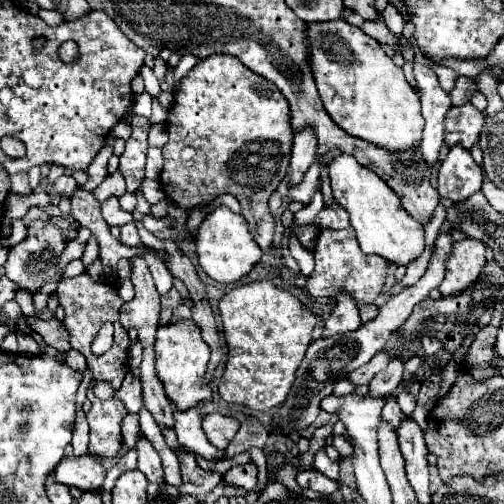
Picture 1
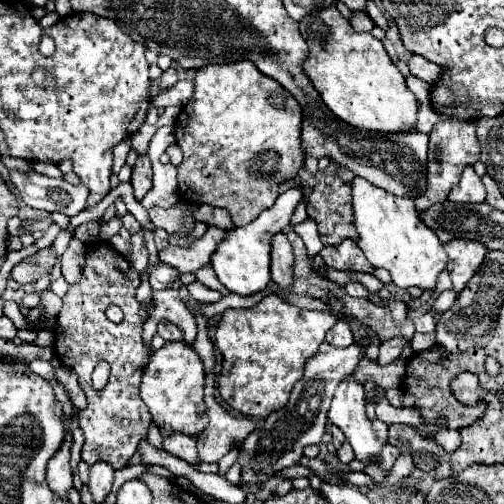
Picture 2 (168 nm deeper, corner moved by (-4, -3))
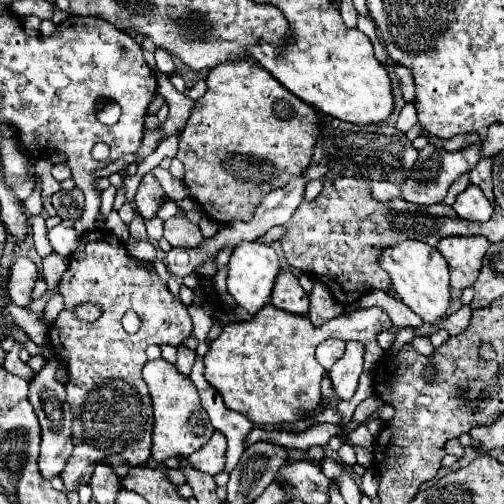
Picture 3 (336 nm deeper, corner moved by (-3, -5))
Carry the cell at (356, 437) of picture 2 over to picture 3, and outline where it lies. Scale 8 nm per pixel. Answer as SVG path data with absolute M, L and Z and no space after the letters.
M348 340L344 356L328 372L334 390L342 400L350 400L356 392L358 378L362 374L362 364L364 364L364 350L366 350L364 344Z

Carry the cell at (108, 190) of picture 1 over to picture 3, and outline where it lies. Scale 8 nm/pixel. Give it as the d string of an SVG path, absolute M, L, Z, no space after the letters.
M152 218L152 220L146 220L146 230L148 230L148 236L152 240L160 240L162 238L162 230L164 228L164 220L160 218Z

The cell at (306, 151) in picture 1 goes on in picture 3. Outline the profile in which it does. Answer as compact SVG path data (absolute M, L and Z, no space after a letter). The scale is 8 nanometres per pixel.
M240 242L234 248L234 254L230 258L228 292L238 302L238 306L242 306L250 316L254 316L262 306L270 302L270 294L272 294L278 272L280 272L280 260L274 248L262 242Z

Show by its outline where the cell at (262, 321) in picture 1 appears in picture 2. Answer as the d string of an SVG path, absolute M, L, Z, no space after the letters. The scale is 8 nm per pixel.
M277 294L265 296L253 308L227 308L221 314L219 326L215 330L215 346L223 354L223 370L219 376L221 398L237 412L245 416L269 416L273 410L279 410L289 400L289 392L303 374L305 358L311 358L317 352L317 346L325 340L325 332L337 320L329 312L301 310Z

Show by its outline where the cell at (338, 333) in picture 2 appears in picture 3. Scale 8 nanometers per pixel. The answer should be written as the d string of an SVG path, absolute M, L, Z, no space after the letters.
M328 338L316 348L316 360L324 366L328 372L336 360L340 360L344 354L344 342L338 338Z

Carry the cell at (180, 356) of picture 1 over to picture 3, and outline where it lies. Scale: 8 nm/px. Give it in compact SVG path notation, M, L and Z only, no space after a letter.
M152 360L144 366L142 376L150 388L152 406L154 406L154 434L152 434L152 458L158 464L164 464L168 458L188 458L200 450L214 434L214 428L208 420L206 410L200 404L200 396L190 378L180 376L174 364L166 360Z

